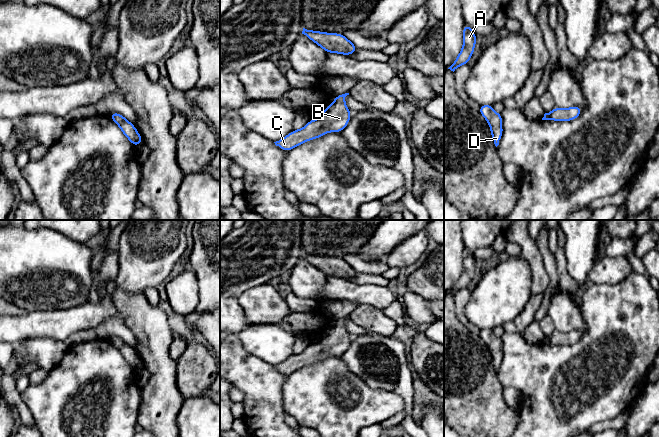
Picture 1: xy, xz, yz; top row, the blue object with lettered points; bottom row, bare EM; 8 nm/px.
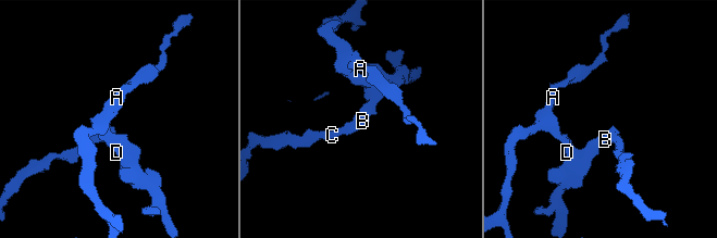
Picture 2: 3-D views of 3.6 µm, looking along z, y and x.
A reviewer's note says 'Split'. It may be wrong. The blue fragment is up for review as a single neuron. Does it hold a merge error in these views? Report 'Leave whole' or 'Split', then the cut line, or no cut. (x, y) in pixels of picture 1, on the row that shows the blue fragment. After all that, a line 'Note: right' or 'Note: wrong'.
Leave whole. No split
Note: wrong

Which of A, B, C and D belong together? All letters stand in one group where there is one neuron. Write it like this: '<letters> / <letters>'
A B C D

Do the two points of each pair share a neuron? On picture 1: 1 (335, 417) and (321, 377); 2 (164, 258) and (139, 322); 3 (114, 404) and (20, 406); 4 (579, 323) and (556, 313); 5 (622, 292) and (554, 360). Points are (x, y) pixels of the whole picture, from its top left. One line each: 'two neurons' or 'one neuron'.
1: one neuron
2: two neurons
3: two neurons
4: one neuron
5: one neuron

